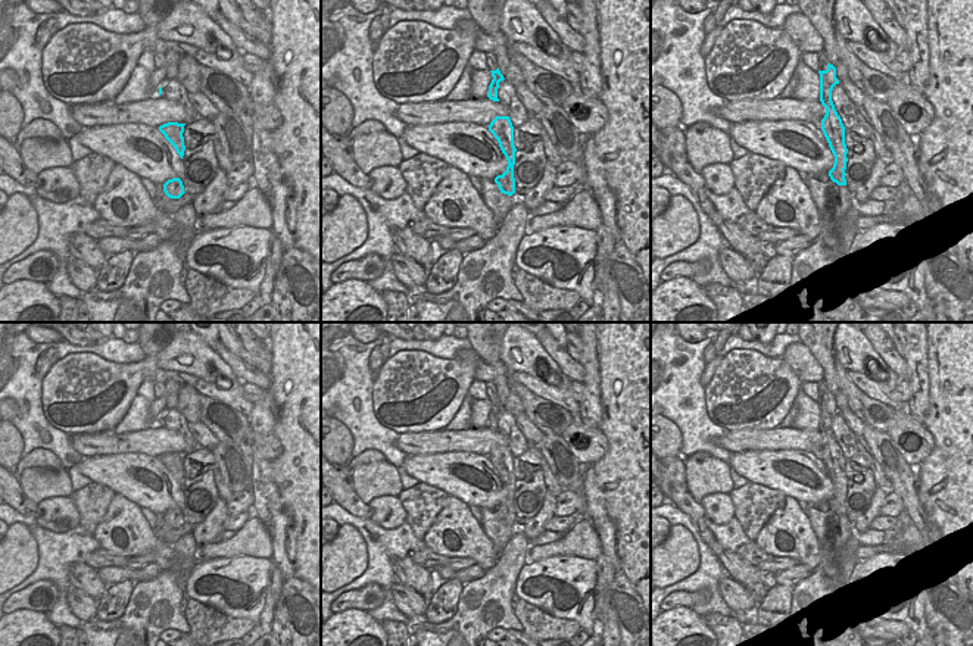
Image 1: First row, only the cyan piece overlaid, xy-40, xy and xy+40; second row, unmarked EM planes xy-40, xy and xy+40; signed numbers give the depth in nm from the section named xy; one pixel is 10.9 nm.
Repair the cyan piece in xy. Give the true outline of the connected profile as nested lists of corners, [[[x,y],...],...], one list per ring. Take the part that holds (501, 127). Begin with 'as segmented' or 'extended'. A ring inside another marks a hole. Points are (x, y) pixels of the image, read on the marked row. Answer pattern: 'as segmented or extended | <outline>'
as segmented | [[[496,116],[490,125],[489,131],[498,140],[502,153],[508,160],[506,171],[502,175],[495,178],[500,193],[512,196],[515,193],[515,178],[514,178],[514,165],[515,165],[515,146],[514,146],[514,127],[509,116]]]

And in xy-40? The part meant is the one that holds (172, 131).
as segmented | [[[168,122],[159,127],[159,131],[165,135],[165,138],[174,146],[180,157],[183,159],[184,156],[184,125],[185,124],[178,124],[178,122]]]

